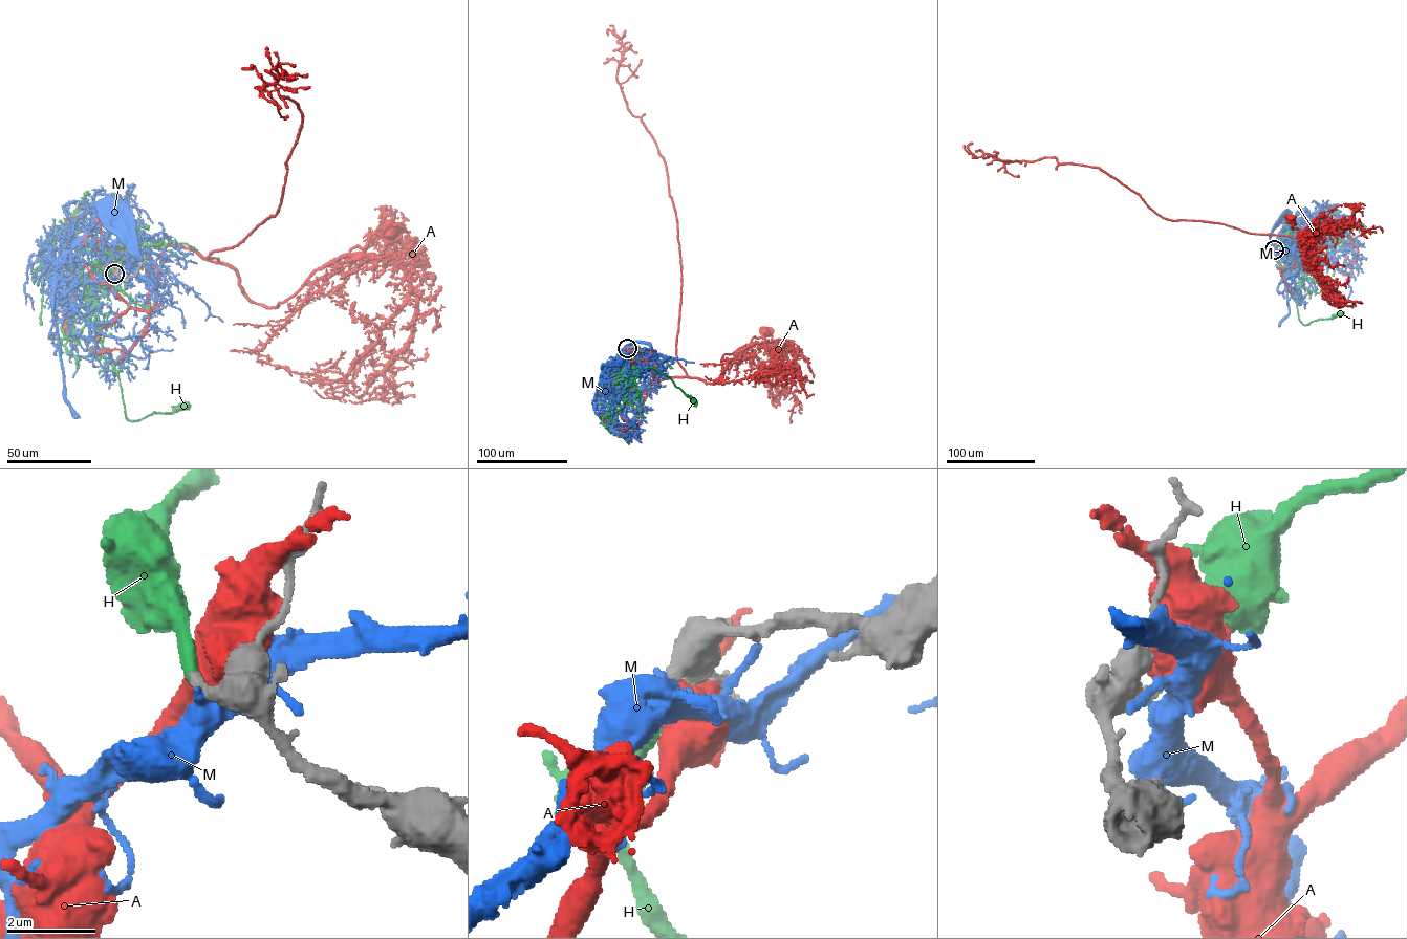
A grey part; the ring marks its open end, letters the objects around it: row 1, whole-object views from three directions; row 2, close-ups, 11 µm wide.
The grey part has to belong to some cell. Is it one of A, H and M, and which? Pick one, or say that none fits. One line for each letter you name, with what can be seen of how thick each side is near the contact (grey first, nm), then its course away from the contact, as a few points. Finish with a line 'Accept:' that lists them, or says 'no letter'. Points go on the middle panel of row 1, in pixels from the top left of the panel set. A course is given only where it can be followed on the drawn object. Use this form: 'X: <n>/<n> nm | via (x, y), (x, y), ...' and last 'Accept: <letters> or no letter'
H: 280/280 nm | via (627, 348), (636, 361), (623, 376), (653, 368), (694, 401)
Accept: H

